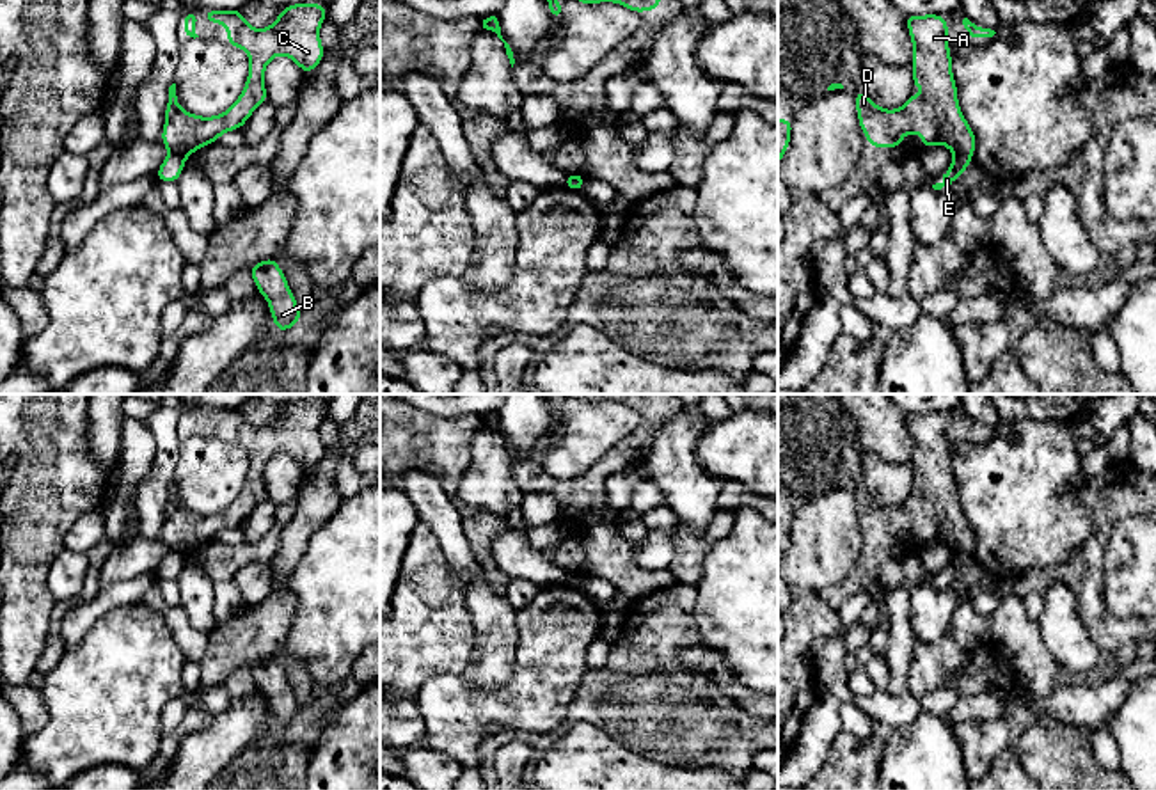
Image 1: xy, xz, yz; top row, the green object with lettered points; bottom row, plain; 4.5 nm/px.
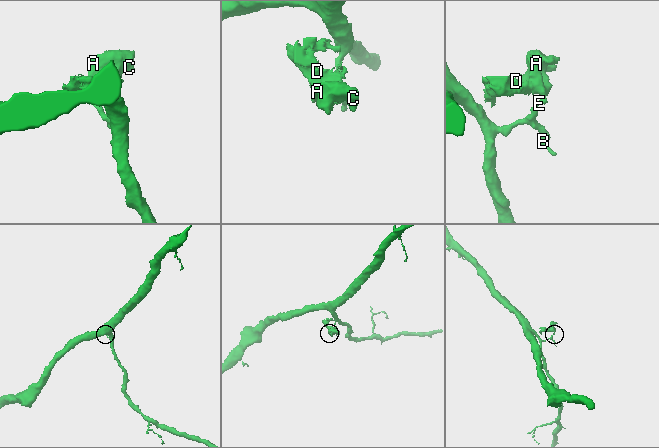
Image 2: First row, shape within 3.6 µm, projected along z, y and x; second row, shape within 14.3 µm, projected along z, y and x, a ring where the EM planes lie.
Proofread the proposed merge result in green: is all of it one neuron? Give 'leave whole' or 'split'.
split

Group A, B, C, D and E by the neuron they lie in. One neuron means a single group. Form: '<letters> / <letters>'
A C D / B E

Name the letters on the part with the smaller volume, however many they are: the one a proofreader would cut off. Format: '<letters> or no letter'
A, C, D

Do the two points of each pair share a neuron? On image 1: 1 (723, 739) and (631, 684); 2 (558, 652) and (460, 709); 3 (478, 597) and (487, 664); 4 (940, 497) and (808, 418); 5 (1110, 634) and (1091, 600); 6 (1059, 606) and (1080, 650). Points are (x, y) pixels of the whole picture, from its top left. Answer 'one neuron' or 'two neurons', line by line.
1: one neuron
2: one neuron
3: one neuron
4: one neuron
5: one neuron
6: one neuron

